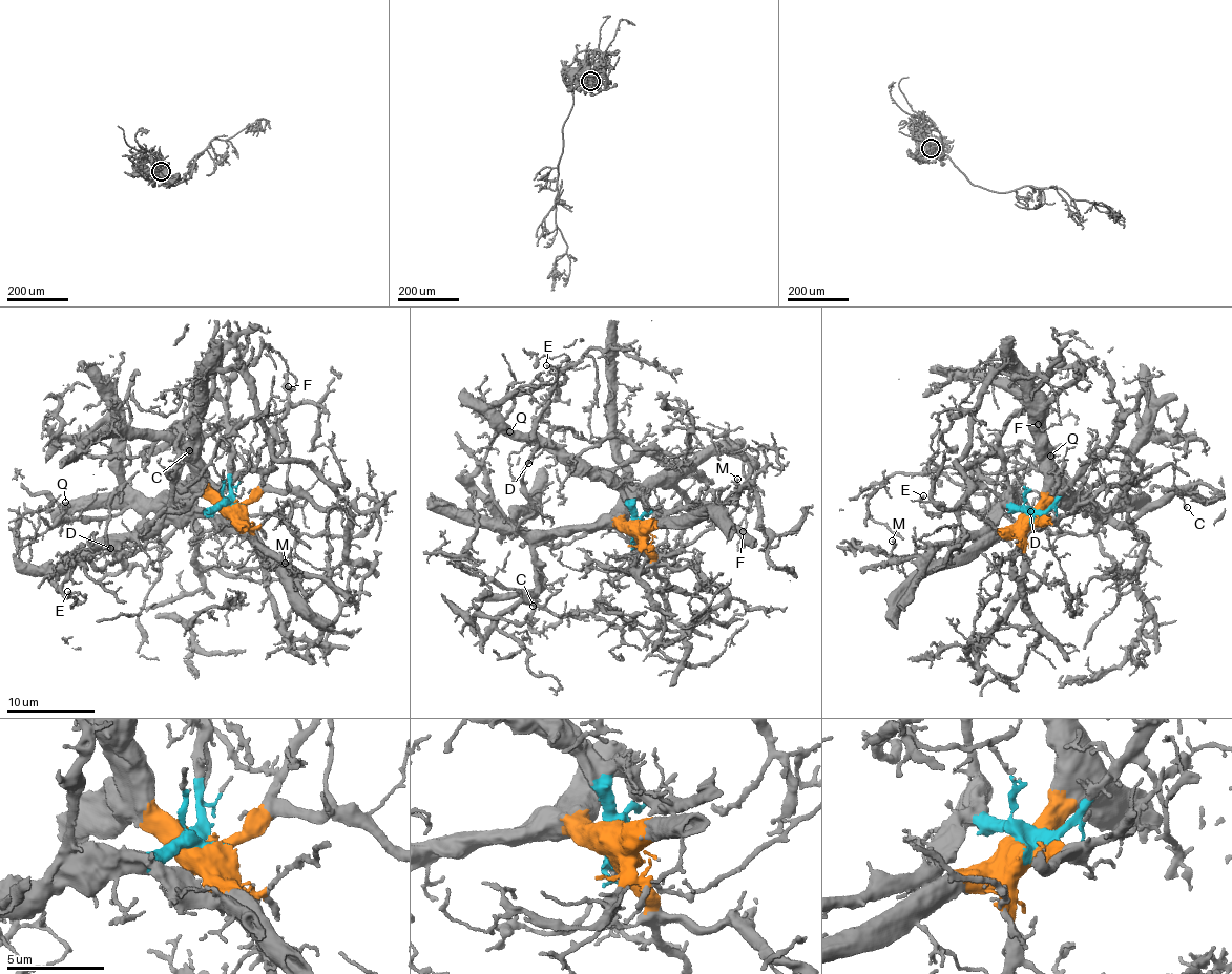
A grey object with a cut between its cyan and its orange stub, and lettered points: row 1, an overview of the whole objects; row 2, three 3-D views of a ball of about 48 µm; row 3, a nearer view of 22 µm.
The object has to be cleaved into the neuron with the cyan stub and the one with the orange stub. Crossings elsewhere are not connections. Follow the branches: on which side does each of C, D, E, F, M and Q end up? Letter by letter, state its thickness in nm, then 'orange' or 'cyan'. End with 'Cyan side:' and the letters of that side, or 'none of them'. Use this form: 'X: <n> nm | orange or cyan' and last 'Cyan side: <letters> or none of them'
C: 130 nm | orange
D: 120 nm | cyan
E: 140 nm | cyan
F: 140 nm | orange
M: 240 nm | cyan
Q: 200 nm | orange
Cyan side: D, E, M

